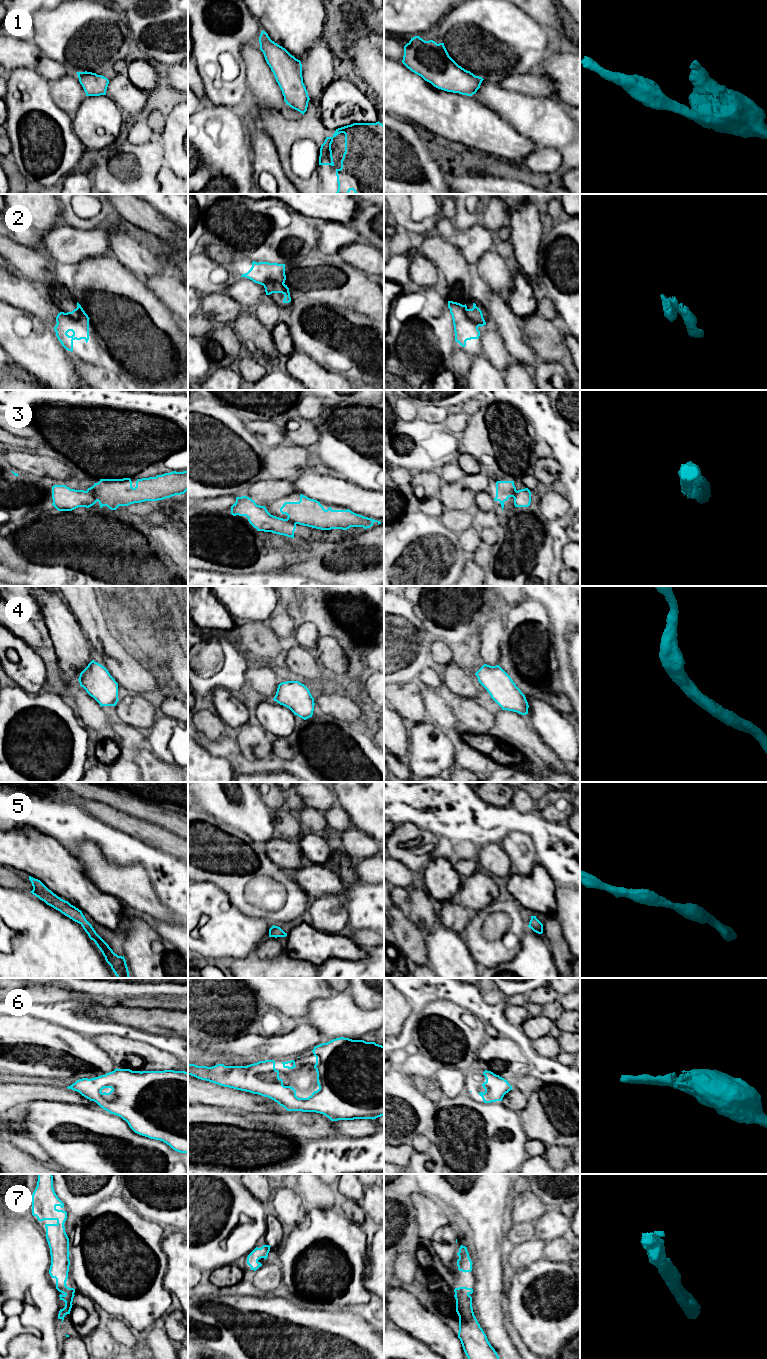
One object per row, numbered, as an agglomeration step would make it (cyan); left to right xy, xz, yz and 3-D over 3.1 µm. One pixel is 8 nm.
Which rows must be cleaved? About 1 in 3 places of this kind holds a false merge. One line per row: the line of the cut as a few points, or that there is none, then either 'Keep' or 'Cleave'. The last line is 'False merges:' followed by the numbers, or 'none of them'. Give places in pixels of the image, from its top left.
1: No split. Keep
2: Split along yz (463, 305), (466, 314), (478, 326). Cleave
3: Split along xy (87, 490), (97, 500). Cleave
4: No split. Keep
5: No split. Keep
6: No split. Keep
7: No split. Keep
False merges: 2, 3

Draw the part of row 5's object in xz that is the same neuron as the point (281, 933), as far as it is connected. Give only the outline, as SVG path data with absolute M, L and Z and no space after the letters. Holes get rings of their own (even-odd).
M273 925L269 929L269 937L286 937L287 933L285 933L280 927Z

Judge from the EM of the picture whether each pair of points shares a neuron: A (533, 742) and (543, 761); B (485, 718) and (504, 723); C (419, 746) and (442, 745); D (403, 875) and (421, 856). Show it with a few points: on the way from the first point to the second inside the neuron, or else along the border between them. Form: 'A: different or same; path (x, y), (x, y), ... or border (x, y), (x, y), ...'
A: different; border (518, 741), (537, 754), (539, 753)
B: different; border (493, 716), (496, 724)
C: same; path (425, 746), (436, 746)
D: different; border (394, 858), (402, 862), (411, 872)

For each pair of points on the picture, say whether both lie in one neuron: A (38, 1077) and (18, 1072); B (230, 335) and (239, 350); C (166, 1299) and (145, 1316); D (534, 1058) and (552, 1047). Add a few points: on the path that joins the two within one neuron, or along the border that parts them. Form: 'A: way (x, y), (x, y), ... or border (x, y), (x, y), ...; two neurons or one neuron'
A: way (33, 1073), (23, 1072); one neuron
B: way (230, 339), (235, 346); one neuron
C: way (161, 1299), (149, 1311); one neuron
D: border (532, 1046), (541, 1056); two neurons

